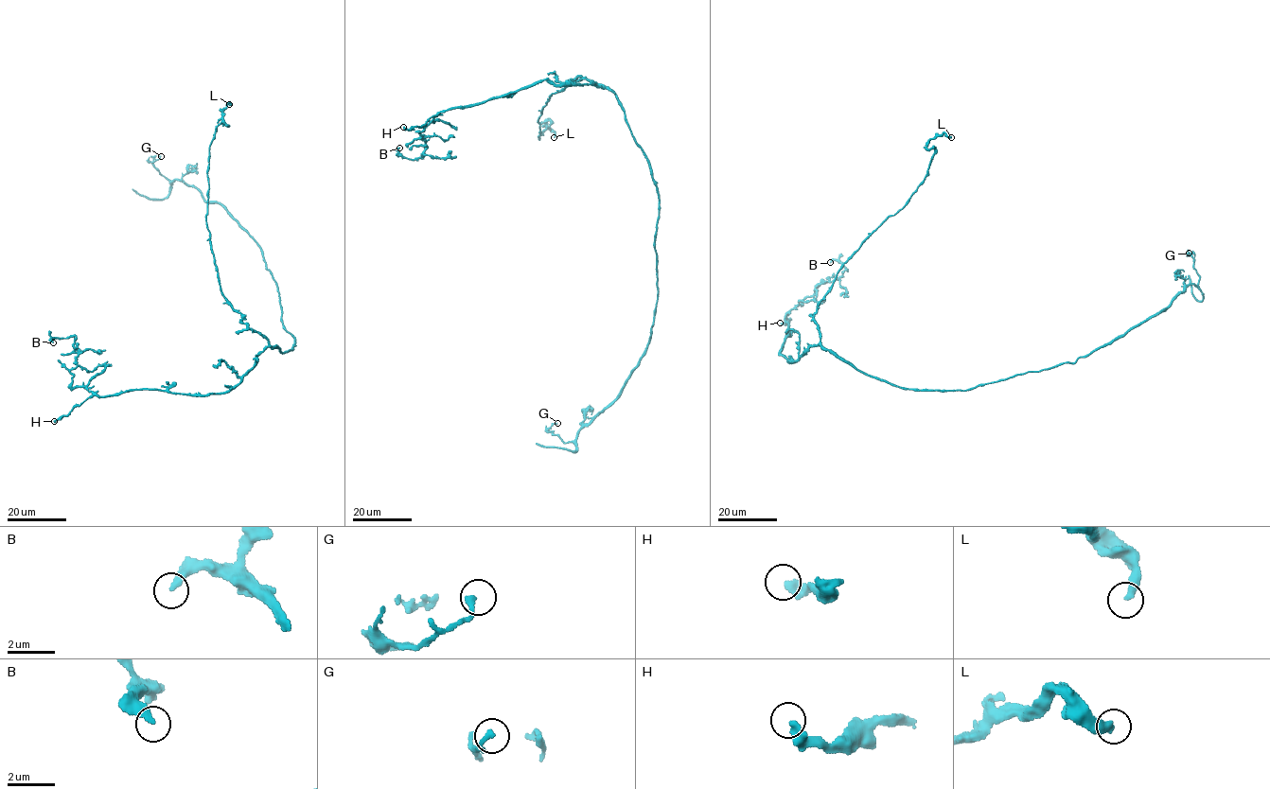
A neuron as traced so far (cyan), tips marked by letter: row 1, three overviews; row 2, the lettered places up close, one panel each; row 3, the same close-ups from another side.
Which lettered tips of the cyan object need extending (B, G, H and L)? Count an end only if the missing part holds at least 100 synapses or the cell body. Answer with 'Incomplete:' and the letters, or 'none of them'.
Incomplete: none of them

